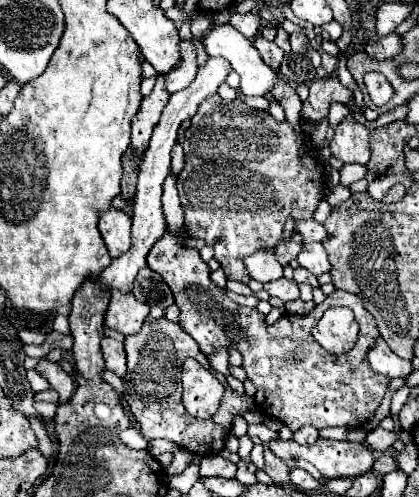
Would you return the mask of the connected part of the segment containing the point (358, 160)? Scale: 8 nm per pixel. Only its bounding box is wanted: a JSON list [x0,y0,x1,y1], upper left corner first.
[329,114,369,164]

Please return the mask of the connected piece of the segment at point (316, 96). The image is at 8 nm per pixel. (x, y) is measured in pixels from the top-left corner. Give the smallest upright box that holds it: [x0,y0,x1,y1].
[301,76,356,122]

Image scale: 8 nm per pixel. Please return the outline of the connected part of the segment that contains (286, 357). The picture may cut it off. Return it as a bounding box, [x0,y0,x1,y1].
[147,232,389,432]

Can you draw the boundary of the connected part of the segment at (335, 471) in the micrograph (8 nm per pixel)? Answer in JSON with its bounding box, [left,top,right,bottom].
[269,438,373,480]

